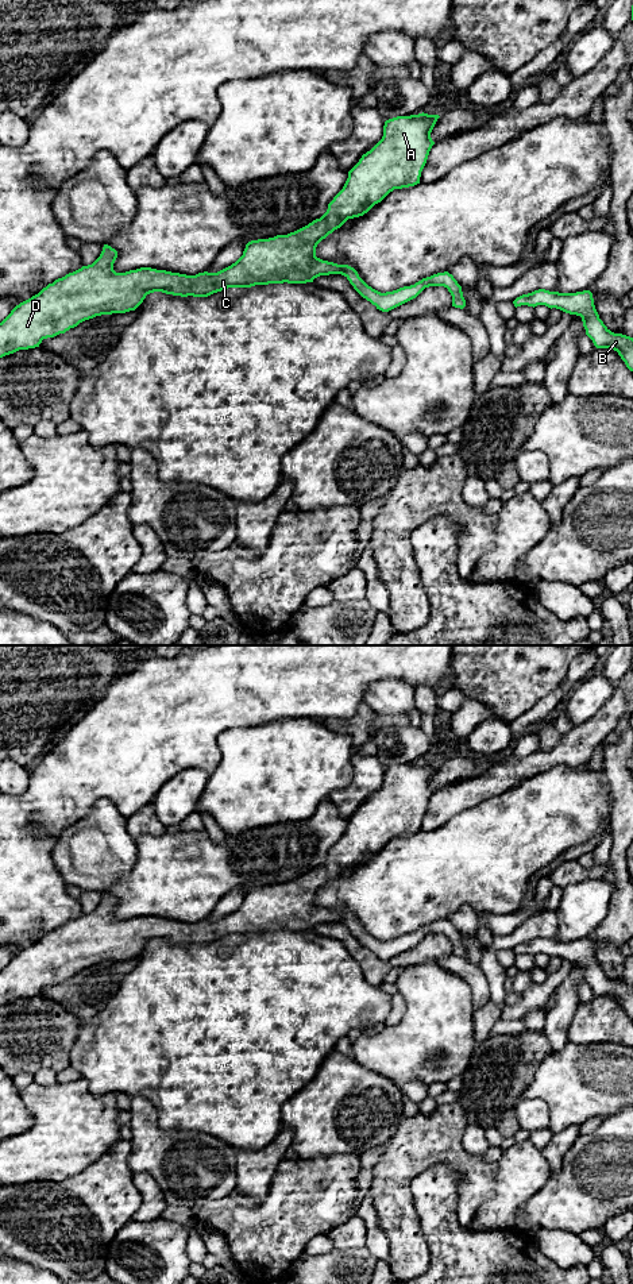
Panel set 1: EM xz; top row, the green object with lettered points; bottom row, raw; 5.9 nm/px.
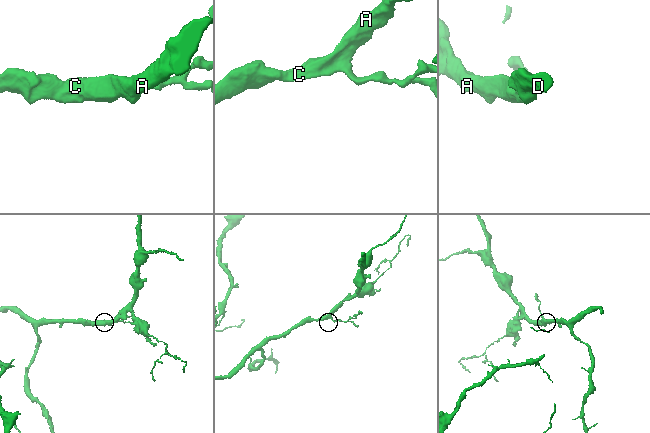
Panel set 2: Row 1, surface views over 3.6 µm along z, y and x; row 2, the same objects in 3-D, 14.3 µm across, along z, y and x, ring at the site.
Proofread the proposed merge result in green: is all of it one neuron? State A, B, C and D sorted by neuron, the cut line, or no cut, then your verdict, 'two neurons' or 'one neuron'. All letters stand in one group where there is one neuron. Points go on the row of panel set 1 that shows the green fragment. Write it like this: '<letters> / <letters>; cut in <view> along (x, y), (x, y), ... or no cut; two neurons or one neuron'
A B C D; no cut; one neuron

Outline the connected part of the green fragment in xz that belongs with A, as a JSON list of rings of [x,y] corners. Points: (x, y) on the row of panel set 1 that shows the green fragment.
[[[422,112],[386,120],[382,139],[348,171],[343,189],[320,219],[287,235],[248,242],[243,255],[217,273],[186,275],[151,267],[116,273],[117,251],[104,244],[92,265],[55,279],[11,311],[0,323],[0,358],[39,347],[43,339],[65,333],[96,316],[135,311],[154,292],[208,297],[228,288],[306,284],[320,275],[341,274],[382,312],[416,298],[429,286],[447,288],[452,306],[463,309],[462,286],[448,271],[381,293],[368,286],[354,267],[316,257],[317,244],[348,219],[363,216],[394,189],[420,184],[435,144],[431,132],[439,117]]]

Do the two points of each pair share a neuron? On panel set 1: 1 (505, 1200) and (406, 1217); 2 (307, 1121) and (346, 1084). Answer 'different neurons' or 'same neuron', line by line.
1: different neurons
2: same neuron

